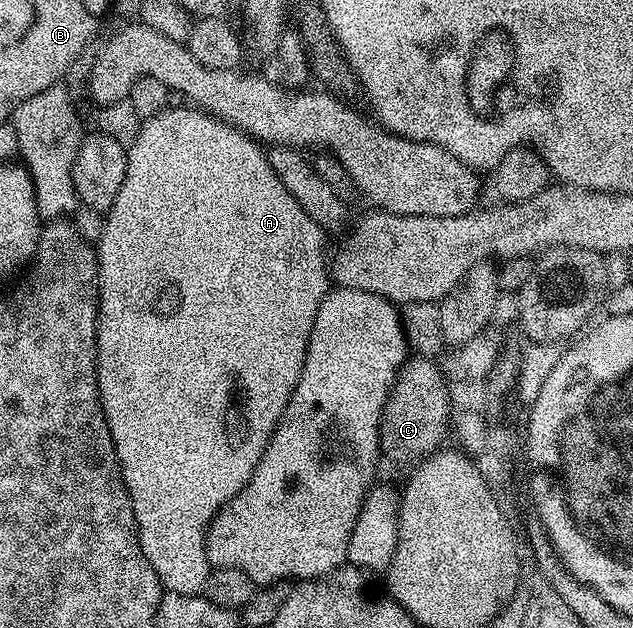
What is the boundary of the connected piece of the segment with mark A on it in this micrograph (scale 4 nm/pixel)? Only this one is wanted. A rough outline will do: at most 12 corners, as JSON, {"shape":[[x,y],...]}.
{"shape":[[141,123],[95,245],[142,554],[203,593],[330,291],[253,137]]}

